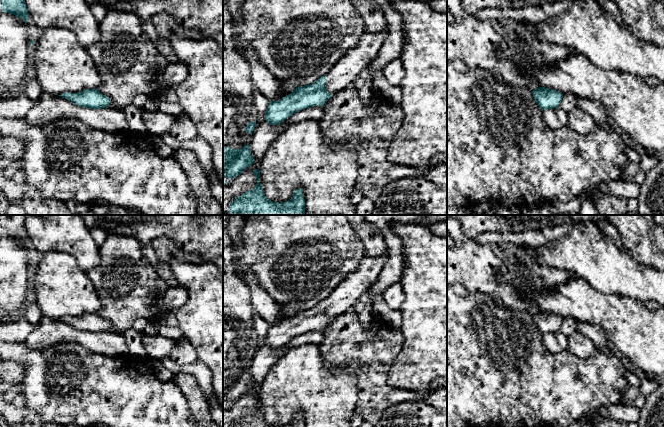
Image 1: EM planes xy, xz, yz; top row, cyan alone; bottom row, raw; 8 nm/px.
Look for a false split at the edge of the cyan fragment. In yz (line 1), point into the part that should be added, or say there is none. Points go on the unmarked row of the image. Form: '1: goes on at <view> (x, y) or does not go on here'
1: does not go on here

